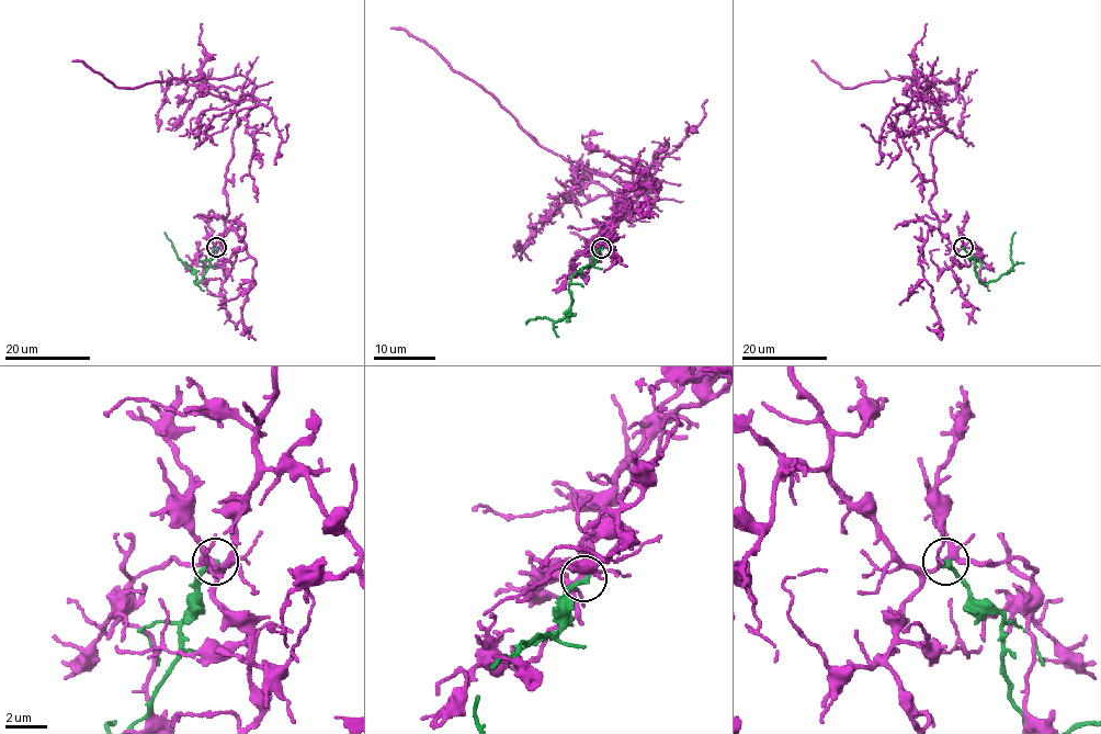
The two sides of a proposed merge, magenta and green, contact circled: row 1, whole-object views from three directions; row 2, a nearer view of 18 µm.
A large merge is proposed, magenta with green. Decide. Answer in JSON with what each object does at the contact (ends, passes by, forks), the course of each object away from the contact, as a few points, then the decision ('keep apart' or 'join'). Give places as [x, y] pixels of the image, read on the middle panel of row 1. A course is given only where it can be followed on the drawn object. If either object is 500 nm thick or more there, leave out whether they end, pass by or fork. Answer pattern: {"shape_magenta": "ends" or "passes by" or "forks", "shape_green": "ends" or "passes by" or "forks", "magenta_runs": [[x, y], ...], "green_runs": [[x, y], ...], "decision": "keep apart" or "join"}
{"shape_magenta": "forks", "shape_green": "ends", "magenta_runs": [[601, 247], [617, 199], [628, 221], [656, 182], [642, 194], [542, 148], [489, 93], [392, 27]], "green_runs": [[601, 247], [592, 264], [571, 279], [570, 313], [564, 319], [544, 316], [525, 324]], "decision": "keep apart"}

